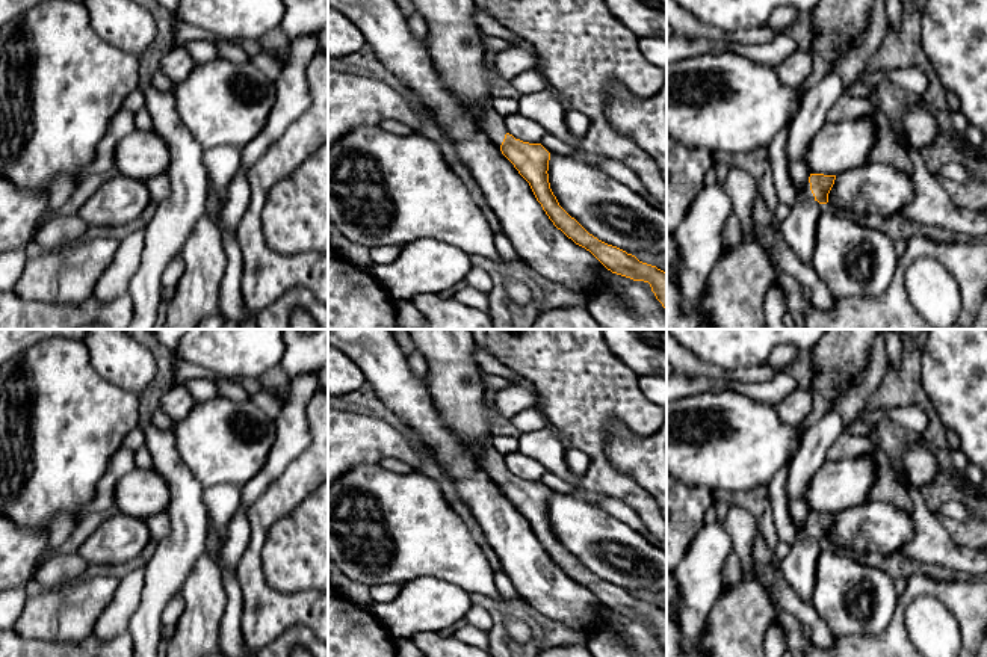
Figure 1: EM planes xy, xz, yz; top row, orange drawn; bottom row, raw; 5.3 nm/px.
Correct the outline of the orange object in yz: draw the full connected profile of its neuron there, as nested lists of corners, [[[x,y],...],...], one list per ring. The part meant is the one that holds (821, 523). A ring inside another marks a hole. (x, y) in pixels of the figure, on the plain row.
[[[810,512],[809,518],[804,520],[806,535],[818,539],[819,542],[827,542],[834,518],[836,514]]]

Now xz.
[[[491,441],[479,444],[479,462],[490,479],[514,503],[529,521],[537,539],[553,560],[576,583],[589,589],[612,612],[633,619],[648,621],[656,637],[667,649],[667,612],[656,604],[639,600],[635,594],[608,583],[589,572],[558,541],[549,521],[550,491],[541,482],[529,482],[508,471],[503,456],[494,450]]]

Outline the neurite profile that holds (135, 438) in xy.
[[[135,427],[131,429],[127,436],[122,441],[122,447],[130,449],[133,452],[136,452],[138,449],[141,449],[142,446],[145,446],[145,433],[141,427]]]

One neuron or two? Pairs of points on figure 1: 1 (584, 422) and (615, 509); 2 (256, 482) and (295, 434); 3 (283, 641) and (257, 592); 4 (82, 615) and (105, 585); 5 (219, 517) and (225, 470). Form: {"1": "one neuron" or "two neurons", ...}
{"1": "two neurons", "2": "one neuron", "3": "two neurons", "4": "one neuron", "5": "two neurons"}

